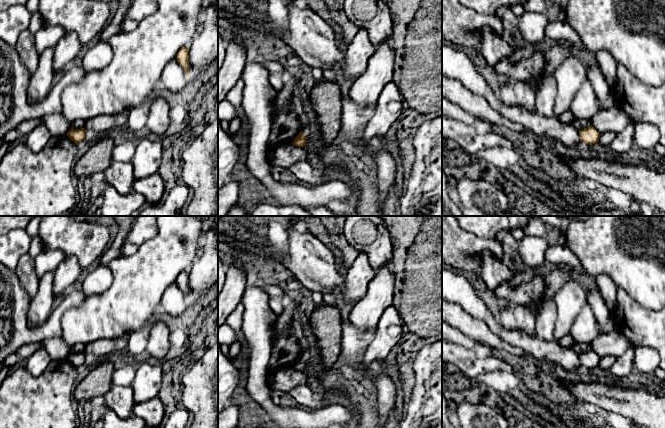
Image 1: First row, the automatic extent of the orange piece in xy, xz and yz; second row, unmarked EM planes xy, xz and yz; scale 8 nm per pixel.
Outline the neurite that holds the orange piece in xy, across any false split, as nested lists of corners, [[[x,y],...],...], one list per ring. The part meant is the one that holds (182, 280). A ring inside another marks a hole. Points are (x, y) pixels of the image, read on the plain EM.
[[[182,271],[178,275],[176,283],[189,301],[189,271]]]

